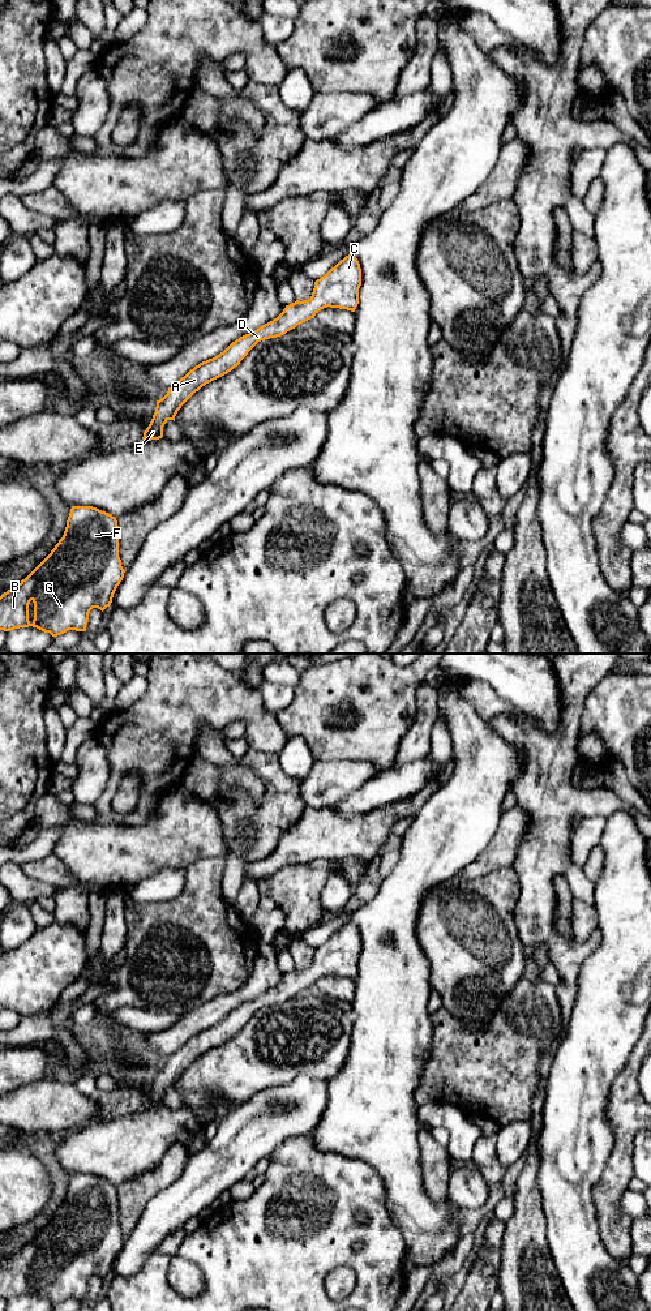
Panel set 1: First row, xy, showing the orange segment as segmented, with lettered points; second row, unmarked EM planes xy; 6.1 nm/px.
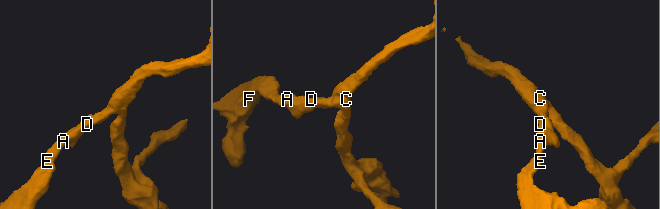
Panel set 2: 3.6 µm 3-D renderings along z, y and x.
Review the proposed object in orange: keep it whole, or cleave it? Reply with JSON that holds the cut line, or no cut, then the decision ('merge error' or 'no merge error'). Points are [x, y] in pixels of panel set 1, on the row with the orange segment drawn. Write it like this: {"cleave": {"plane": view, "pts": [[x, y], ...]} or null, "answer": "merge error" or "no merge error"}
{"cleave": null, "answer": "no merge error"}

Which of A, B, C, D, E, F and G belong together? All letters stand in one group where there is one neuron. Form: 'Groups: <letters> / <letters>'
Groups: A B C D E F G

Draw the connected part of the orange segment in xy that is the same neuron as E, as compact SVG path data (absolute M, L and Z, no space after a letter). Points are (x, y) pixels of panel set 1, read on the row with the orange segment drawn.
M346 256L324 277L314 282L312 296L308 300L286 305L273 321L232 342L223 352L200 363L168 387L167 394L157 400L153 419L144 432L142 440L151 441L163 437L163 427L175 416L181 406L202 386L227 374L261 340L284 335L297 325L314 318L324 308L339 308L355 312L359 304L361 269L357 258Z

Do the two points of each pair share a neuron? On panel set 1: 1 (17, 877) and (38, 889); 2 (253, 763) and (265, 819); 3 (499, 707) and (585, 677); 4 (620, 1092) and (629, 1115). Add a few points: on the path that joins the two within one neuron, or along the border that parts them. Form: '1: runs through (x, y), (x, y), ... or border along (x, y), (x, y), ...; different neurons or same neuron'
1: runs through (22, 882), (29, 889), (33, 889); same neuron
2: runs through (268, 776), (272, 780), (272, 805); same neuron
3: border along (514, 710), (508, 714), (496, 715), (487, 722); different neurons
4: runs through (625, 1097), (626, 1110); same neuron

